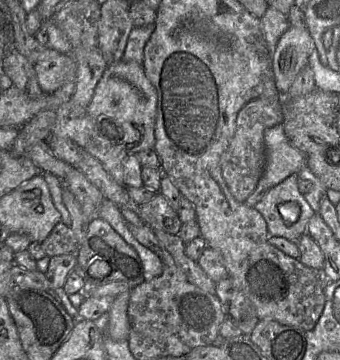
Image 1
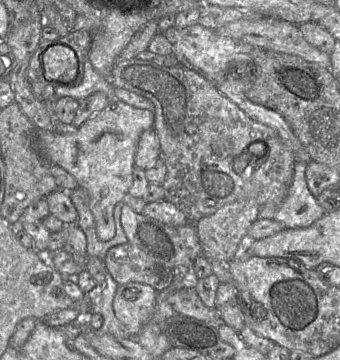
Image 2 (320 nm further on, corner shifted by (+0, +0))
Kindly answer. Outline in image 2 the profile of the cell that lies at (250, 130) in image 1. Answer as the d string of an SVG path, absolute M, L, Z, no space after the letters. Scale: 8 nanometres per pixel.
M255 199L236 200L198 220L194 225L202 254L212 262L231 262L242 238L259 219L259 212L260 205Z

